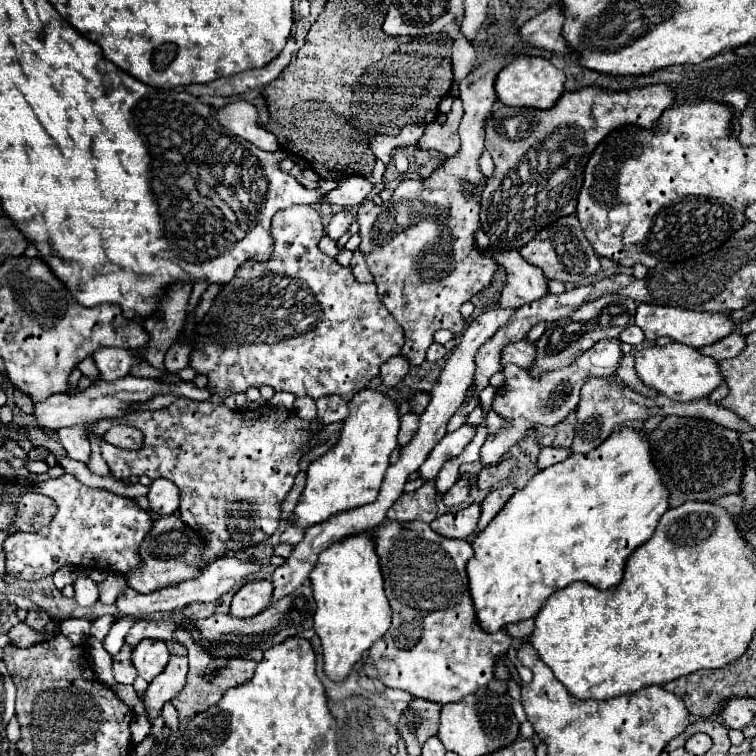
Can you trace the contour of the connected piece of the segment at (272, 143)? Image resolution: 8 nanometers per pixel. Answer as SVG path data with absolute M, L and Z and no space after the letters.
M245 100L231 102L225 108L219 108L215 114L217 114L221 126L227 126L235 136L245 138L247 142L251 142L267 152L279 150L275 136L257 124L257 108L253 104L249 104Z

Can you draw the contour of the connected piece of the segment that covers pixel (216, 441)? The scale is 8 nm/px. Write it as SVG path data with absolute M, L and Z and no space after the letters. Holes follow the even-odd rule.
M177 398L171 406L161 408L161 410L127 412L127 414L125 414L125 420L127 420L127 424L131 424L131 426L135 426L135 428L139 428L139 430L143 432L143 442L145 442L143 448L137 450L137 452L131 452L131 450L115 448L115 446L111 446L111 444L107 444L107 442L101 442L101 444L103 444L103 446L101 446L101 456L103 456L103 460L107 462L107 466L109 466L109 470L111 470L111 474L113 474L115 478L123 478L123 480L125 480L125 478L129 478L129 476L145 475L152 479L167 478L167 480L175 482L177 488L179 488L179 494L181 494L179 518L181 518L187 526L191 526L193 530L197 530L197 534L207 542L207 548L211 550L211 554L203 554L203 558L215 558L215 556L221 556L221 554L225 554L225 552L229 552L229 550L235 552L235 550L241 550L241 548L249 548L249 546L261 544L261 542L265 542L265 540L277 530L279 520L281 520L281 510L279 510L279 506L281 506L283 498L287 496L287 492L289 492L291 486L293 486L293 480L295 480L295 476L297 476L297 472L299 472L299 460L303 458L303 454L307 454L307 452L311 450L311 448L309 448L309 442L315 438L315 434L319 434L319 432L325 428L321 422L317 422L317 420L307 422L307 420L299 418L293 410L285 410L285 408L261 406L261 408L257 408L257 410L231 410L231 408L227 408L227 406L223 406L223 404L213 404L213 402L191 402L191 400L187 400L187 398ZM251 508L253 508L253 512L255 512L253 518L249 518Z

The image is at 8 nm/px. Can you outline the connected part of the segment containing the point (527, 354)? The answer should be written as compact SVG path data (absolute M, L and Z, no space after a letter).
M523 338L503 348L503 364L517 364L521 368L533 368L535 354L537 354L537 346L529 342L527 338Z

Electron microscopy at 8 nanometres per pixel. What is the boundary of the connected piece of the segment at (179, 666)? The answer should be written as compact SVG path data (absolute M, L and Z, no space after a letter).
M171 656L165 670L149 684L147 692L143 694L143 704L151 724L155 722L155 718L161 716L163 704L169 702L183 688L187 670L187 656Z

